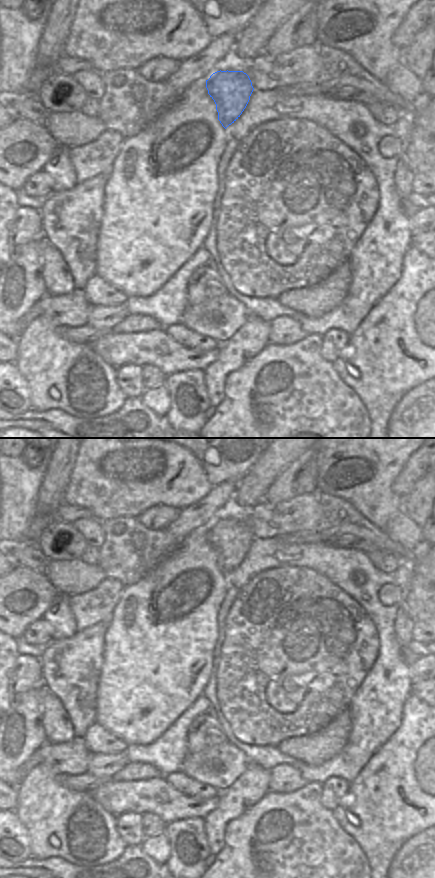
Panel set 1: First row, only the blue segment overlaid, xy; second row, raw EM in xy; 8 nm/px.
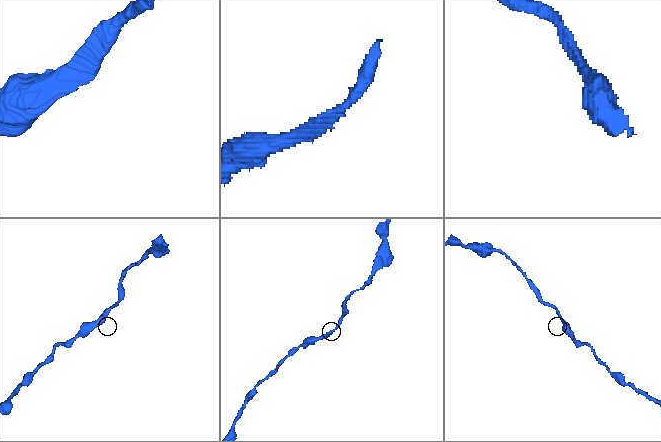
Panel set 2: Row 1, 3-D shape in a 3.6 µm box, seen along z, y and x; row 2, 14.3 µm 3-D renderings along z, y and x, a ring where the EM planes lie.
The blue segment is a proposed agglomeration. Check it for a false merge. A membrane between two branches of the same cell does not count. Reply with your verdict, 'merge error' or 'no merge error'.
no merge error

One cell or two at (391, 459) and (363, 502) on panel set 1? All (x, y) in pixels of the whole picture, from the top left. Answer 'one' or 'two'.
one

